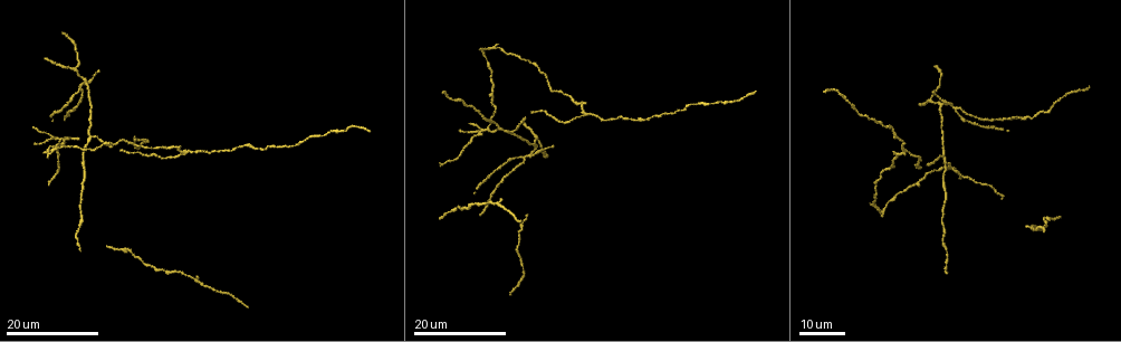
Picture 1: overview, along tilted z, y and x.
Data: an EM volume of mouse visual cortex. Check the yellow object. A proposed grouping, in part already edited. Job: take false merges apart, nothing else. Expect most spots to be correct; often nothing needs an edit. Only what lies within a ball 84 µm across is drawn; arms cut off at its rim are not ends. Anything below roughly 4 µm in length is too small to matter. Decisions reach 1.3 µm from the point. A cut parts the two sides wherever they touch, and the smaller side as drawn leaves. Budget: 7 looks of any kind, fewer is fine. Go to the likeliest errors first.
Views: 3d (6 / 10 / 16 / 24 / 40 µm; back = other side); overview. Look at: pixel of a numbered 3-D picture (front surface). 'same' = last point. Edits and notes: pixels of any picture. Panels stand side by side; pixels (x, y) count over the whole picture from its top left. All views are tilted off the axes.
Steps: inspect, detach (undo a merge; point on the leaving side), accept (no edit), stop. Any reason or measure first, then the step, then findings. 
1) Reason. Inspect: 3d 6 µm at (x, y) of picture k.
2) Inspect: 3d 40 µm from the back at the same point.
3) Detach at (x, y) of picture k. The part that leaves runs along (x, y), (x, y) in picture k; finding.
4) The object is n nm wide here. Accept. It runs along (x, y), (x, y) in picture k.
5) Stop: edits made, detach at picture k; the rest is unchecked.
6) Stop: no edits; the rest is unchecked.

Small branch off a trunk. Inspect: 3d 16 µm at (91, 136) of picture 1.

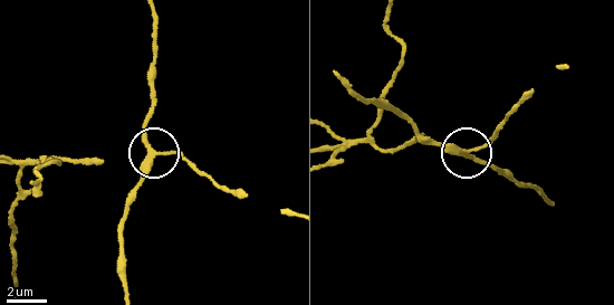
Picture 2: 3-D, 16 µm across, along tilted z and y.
Inspect: 3d 6 µm at (154, 154) of picture 2.

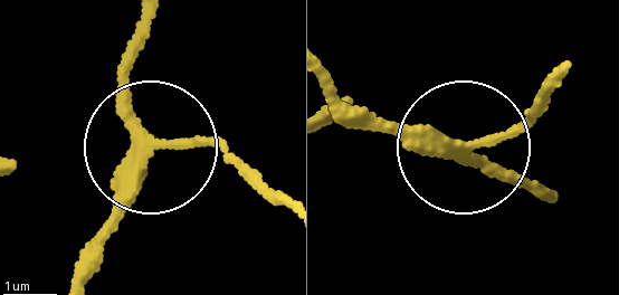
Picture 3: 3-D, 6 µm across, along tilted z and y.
The side arm is 8 µm long; 3 arms meet here. Accept. Continuous, no second cell.

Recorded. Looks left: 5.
Four arms meet. Inspect: 3d 24 µm at (906, 149) of picture 1.

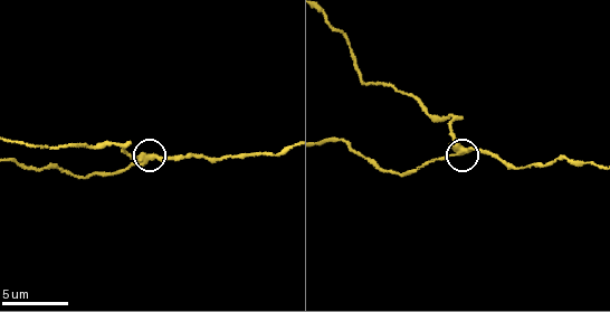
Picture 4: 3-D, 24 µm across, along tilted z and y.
Inspect: 3d 10 µm at (456, 150) of picture 4.

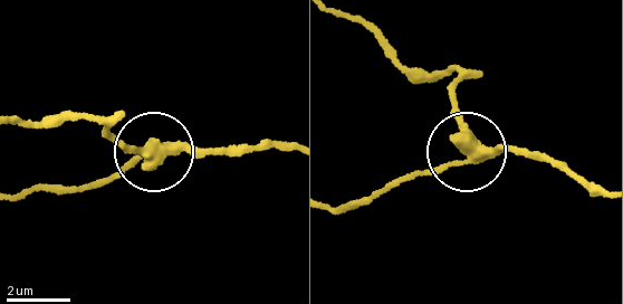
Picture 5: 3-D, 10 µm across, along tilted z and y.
Inspect: 3d 6 µm at (469, 156) of picture 5.

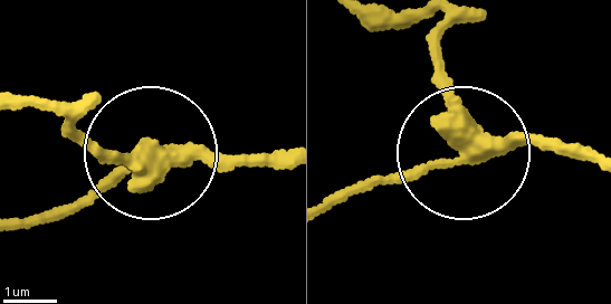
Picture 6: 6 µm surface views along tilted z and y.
4 arms meet here. Detach at (105, 155) of picture 6. The part that leaves runs along (165, 152), (108, 150), (58, 110), (20, 103) in picture 6; two cells meet here.

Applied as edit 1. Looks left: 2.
Three arms meet. Inspect: 3d 16 µm at (535, 136) of picture 1.

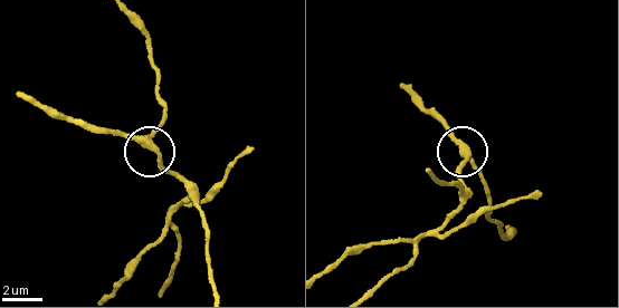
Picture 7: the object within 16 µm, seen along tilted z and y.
Closer look. Inspect: 3d 10 µm at (464, 153) of picture 7.

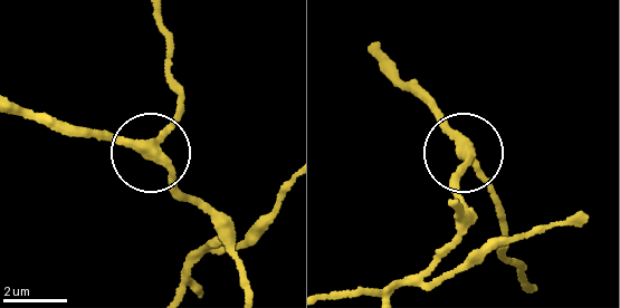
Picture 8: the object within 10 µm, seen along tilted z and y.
3 arms meet here. Accept. It runs along (248, 288), (225, 227), (160, 162), (105, 134), (54, 128) in picture 8; continuous, no second cell.

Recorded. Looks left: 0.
Stop: edits made, detach at picture 6; the rest is unchecked.

